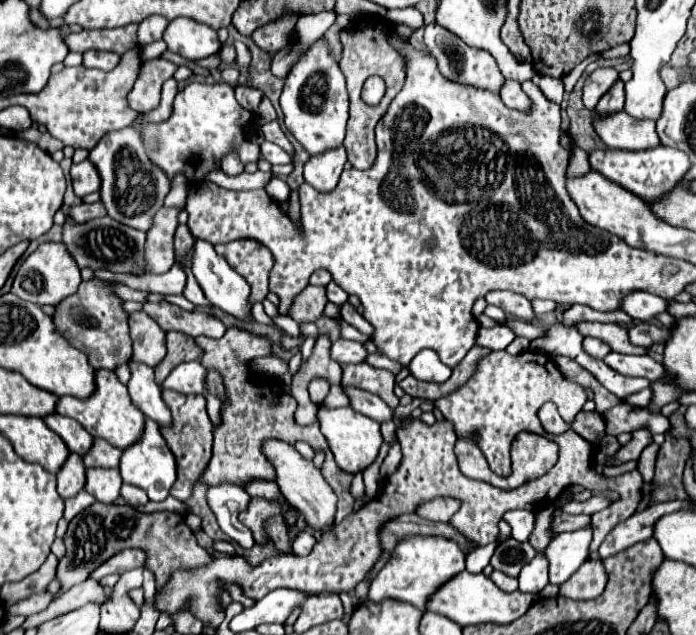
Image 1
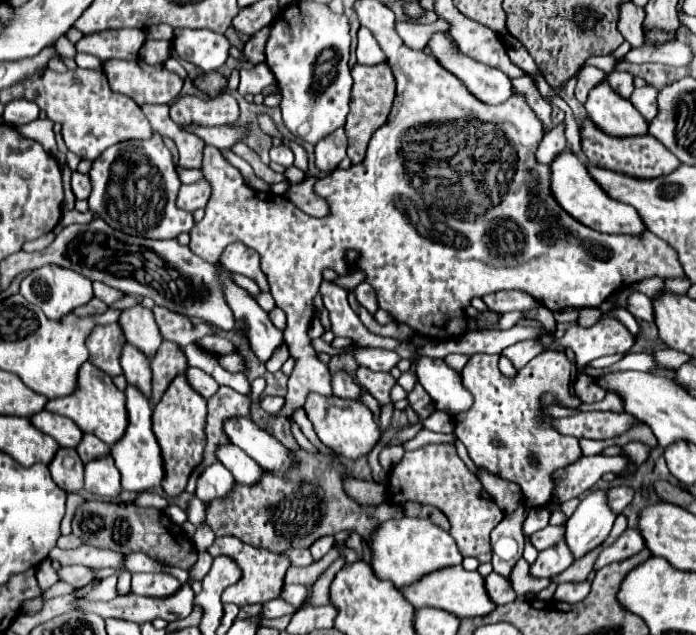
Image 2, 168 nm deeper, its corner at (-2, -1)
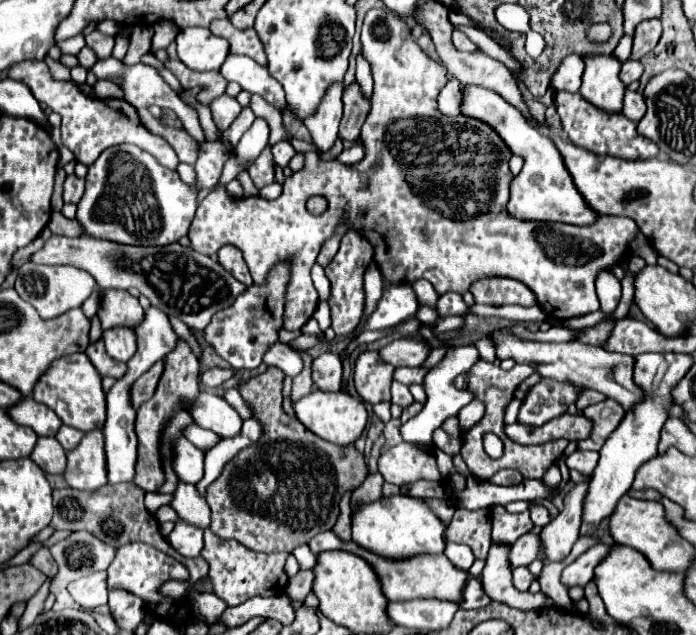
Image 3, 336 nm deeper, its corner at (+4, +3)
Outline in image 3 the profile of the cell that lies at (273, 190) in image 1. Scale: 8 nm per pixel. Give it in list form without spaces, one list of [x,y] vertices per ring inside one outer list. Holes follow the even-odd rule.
[[[114,56],[106,58],[106,60],[98,60],[92,68],[92,72],[98,76],[98,78],[106,78],[106,80],[120,80],[120,88],[124,92],[124,100],[128,100],[134,108],[142,110],[142,108],[148,108],[148,106],[160,106],[160,108],[170,108],[174,110],[180,120],[182,121],[184,129],[200,143],[206,142],[204,132],[200,126],[197,112],[189,106],[186,106],[178,94],[170,88],[170,84],[158,74],[158,70],[154,66],[148,66],[148,64],[134,64],[134,66],[128,66],[124,64],[122,60],[116,60]]]

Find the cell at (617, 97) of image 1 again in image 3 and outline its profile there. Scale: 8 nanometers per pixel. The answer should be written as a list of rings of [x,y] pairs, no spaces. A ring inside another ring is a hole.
[[[628,60],[628,62],[624,62],[624,64],[622,64],[620,80],[628,86],[628,84],[632,84],[634,80],[638,80],[638,78],[642,76],[642,72],[644,72],[644,68],[642,68],[642,64],[640,64],[640,62],[636,62],[636,60]]]

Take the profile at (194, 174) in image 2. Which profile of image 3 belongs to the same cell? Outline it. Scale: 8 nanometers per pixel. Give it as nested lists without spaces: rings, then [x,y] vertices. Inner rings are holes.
[[[24,60],[20,64],[12,64],[8,68],[8,78],[18,80],[22,84],[26,84],[34,98],[38,102],[44,102],[52,112],[62,116],[62,144],[74,154],[74,158],[78,162],[84,162],[86,166],[90,166],[106,148],[116,146],[116,144],[136,144],[140,148],[146,148],[148,152],[152,152],[152,156],[156,156],[160,160],[160,164],[164,164],[170,170],[178,168],[178,156],[174,152],[174,148],[160,136],[152,134],[138,118],[138,112],[132,104],[128,104],[126,100],[118,100],[118,98],[94,98],[82,92],[82,84],[74,82],[74,80],[54,80],[48,72],[46,62],[40,60]]]

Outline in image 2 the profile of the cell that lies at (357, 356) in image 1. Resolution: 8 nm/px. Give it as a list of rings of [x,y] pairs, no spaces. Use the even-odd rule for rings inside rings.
[[[358,348],[354,356],[360,366],[366,366],[370,370],[384,370],[384,372],[390,372],[400,362],[400,356],[396,352],[384,348]]]

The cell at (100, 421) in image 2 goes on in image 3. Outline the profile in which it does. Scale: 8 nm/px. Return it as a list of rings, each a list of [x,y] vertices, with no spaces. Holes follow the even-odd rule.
[[[70,354],[56,360],[48,372],[36,382],[32,392],[36,402],[52,408],[66,426],[78,428],[82,432],[92,432],[96,428],[104,428],[106,422],[106,392],[102,390],[102,378],[88,360],[86,354]]]

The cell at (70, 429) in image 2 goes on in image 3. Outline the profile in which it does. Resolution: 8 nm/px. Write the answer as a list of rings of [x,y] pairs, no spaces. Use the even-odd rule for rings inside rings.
[[[30,396],[24,398],[22,402],[18,402],[16,406],[8,408],[8,414],[18,424],[34,428],[34,432],[38,436],[56,436],[58,430],[60,430],[60,426],[62,426],[62,422],[58,420],[58,416],[56,416],[54,410],[50,410],[44,404],[34,402]]]

